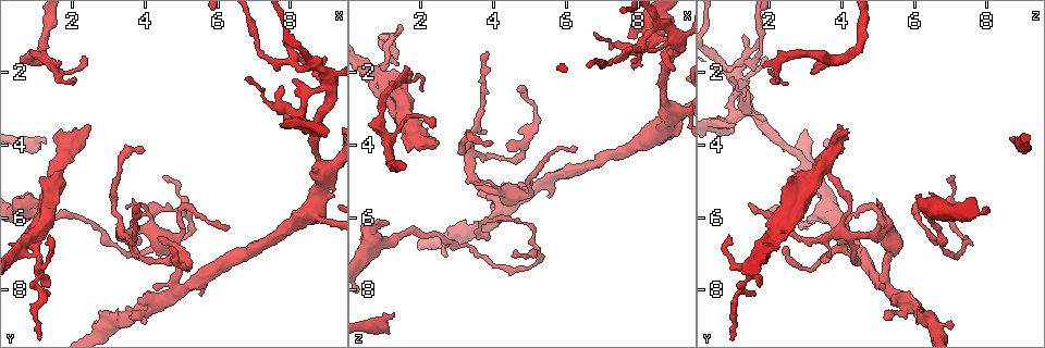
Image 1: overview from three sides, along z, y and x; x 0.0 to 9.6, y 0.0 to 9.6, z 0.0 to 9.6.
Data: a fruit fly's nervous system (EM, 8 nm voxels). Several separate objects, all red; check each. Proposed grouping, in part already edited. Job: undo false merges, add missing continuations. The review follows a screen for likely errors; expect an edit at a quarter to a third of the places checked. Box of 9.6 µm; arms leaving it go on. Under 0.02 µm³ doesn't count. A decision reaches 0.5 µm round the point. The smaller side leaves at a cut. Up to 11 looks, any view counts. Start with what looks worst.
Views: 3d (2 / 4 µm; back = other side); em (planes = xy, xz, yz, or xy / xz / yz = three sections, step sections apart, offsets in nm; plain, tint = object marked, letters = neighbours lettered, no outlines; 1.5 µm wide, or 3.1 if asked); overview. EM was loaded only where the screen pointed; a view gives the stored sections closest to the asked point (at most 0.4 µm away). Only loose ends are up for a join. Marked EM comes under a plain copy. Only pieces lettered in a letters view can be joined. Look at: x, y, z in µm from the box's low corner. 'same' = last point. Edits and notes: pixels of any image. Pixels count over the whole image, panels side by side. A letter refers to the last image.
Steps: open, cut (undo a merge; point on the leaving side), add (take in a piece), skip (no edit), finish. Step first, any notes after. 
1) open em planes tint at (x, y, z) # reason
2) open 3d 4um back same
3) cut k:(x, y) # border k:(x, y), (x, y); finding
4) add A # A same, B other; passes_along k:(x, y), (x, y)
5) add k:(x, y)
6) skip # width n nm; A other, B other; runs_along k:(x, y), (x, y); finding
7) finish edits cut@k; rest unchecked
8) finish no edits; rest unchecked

open em xz step 4 letters at (1.65, 1.75, 1.75) # free end

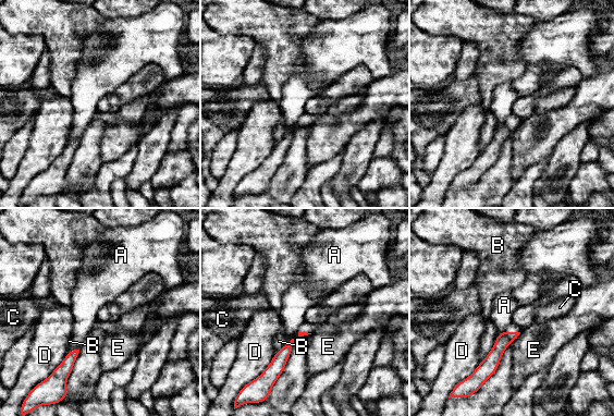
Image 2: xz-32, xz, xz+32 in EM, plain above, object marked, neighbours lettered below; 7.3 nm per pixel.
skip # A other, B other, C other, D other, E other; border 2:(78, 349), (69, 351); none of them fits

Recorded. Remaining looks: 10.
open 3d 4um back at (1.30, 4.00, 8.65) # an open end

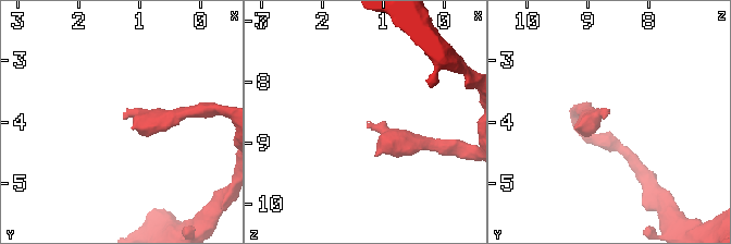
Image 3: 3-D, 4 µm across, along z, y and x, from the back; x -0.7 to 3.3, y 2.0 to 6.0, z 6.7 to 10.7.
open em yz step 8 tint at (1.30, 3.95, 8.70)

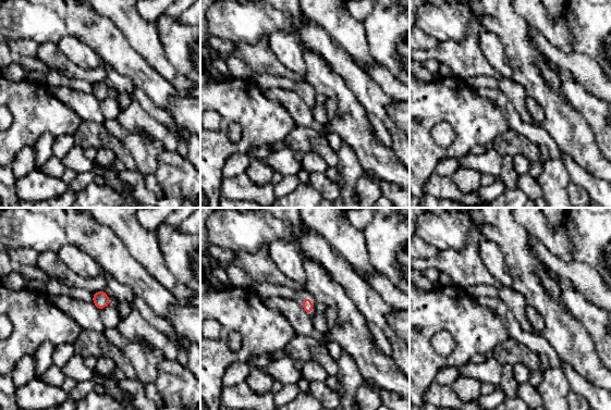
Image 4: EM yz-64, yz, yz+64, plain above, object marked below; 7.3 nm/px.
open em xz step 4 letters same # cut it another way

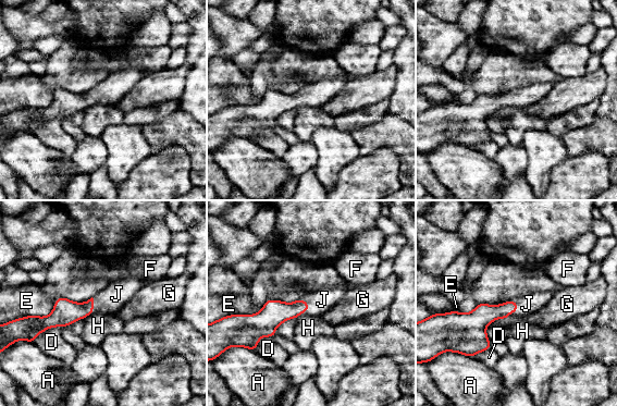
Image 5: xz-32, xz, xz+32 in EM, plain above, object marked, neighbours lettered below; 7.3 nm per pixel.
add 5:(322, 299) # A other, D other, E other, F other, G other, H other, J same; the cell continues

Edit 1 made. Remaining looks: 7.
open overview

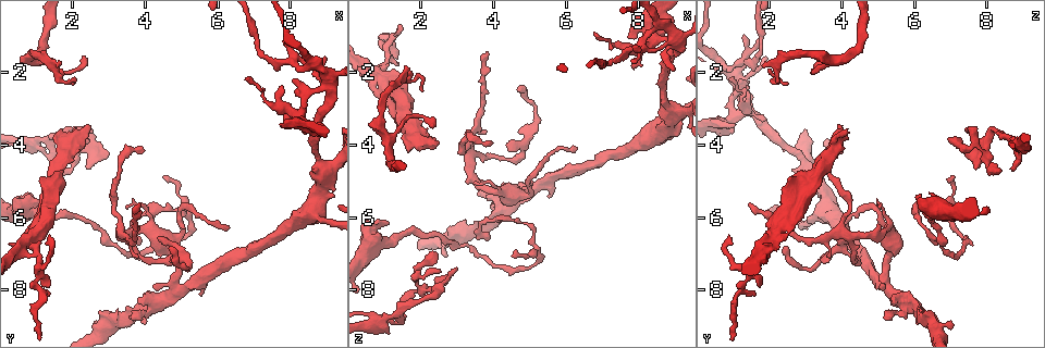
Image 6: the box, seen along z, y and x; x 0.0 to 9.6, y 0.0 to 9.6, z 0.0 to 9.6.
open em planes letters at (0.75, 6.45, 2.50) # branch stops here

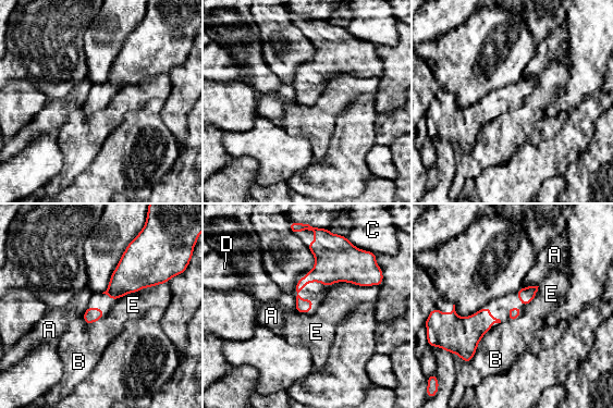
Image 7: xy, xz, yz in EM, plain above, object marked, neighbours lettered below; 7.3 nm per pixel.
skip # longest_contact E 400 nm; A other, B other, C other, D other, E other; none of them fits

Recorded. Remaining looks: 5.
open 3d 4um at (1.40, 6.50, 0.85) # an open end

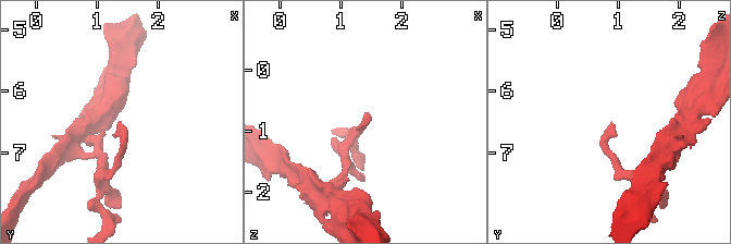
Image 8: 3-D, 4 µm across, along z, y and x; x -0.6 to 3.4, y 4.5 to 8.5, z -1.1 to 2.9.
open em xz step 8 letters at (1.35, 6.50, 0.90) # need the tissue

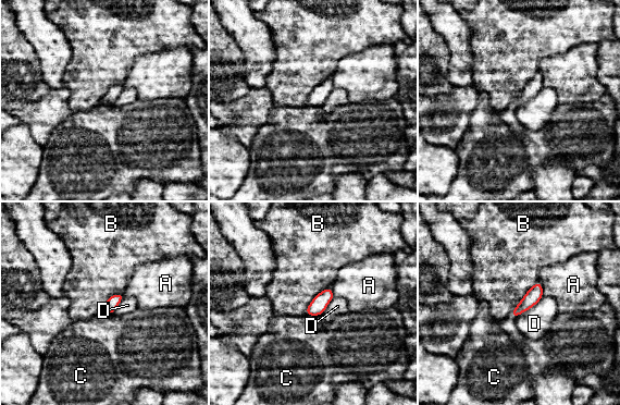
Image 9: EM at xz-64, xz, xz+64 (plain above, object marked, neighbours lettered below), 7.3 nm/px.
open em planes letters same

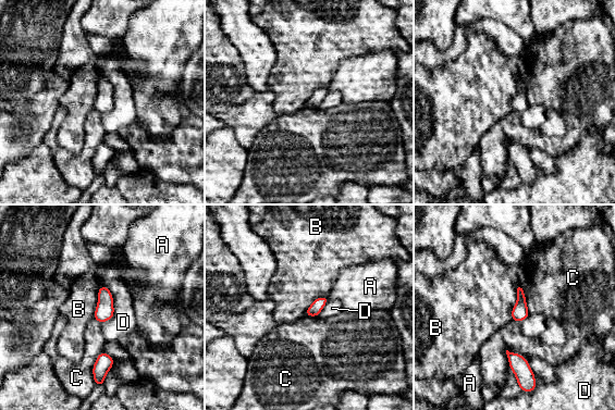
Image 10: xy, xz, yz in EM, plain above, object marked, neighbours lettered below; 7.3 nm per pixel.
skip # width 90 nm; A other, B other, C other, D other; border 10:(505, 350), (518, 352), (527, 360); none of them fits

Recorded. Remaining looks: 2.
open em xz step 8 tint at (6.25, 6.35, 4.15) # an open end

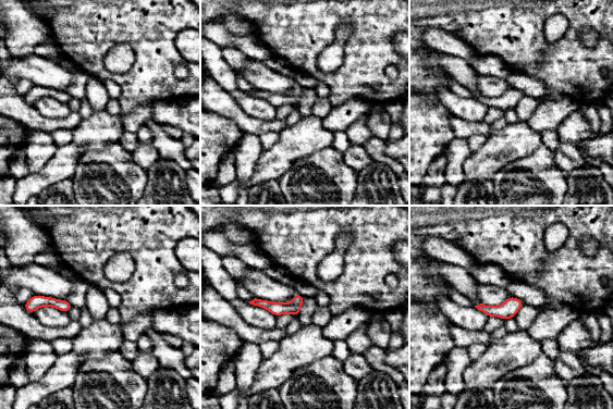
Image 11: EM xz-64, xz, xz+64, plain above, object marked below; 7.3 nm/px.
open em xz step 8 letters same # what lies round it

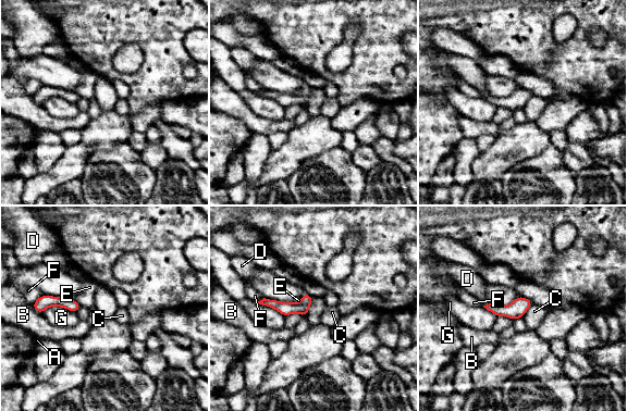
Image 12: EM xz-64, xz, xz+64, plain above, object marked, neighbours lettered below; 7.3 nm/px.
skip # width 100 nm; A other, B other, C other, D other, E other, F other, G other; no lettered piece goes on from it

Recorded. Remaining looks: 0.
finish edits add@5; rest unchecked

